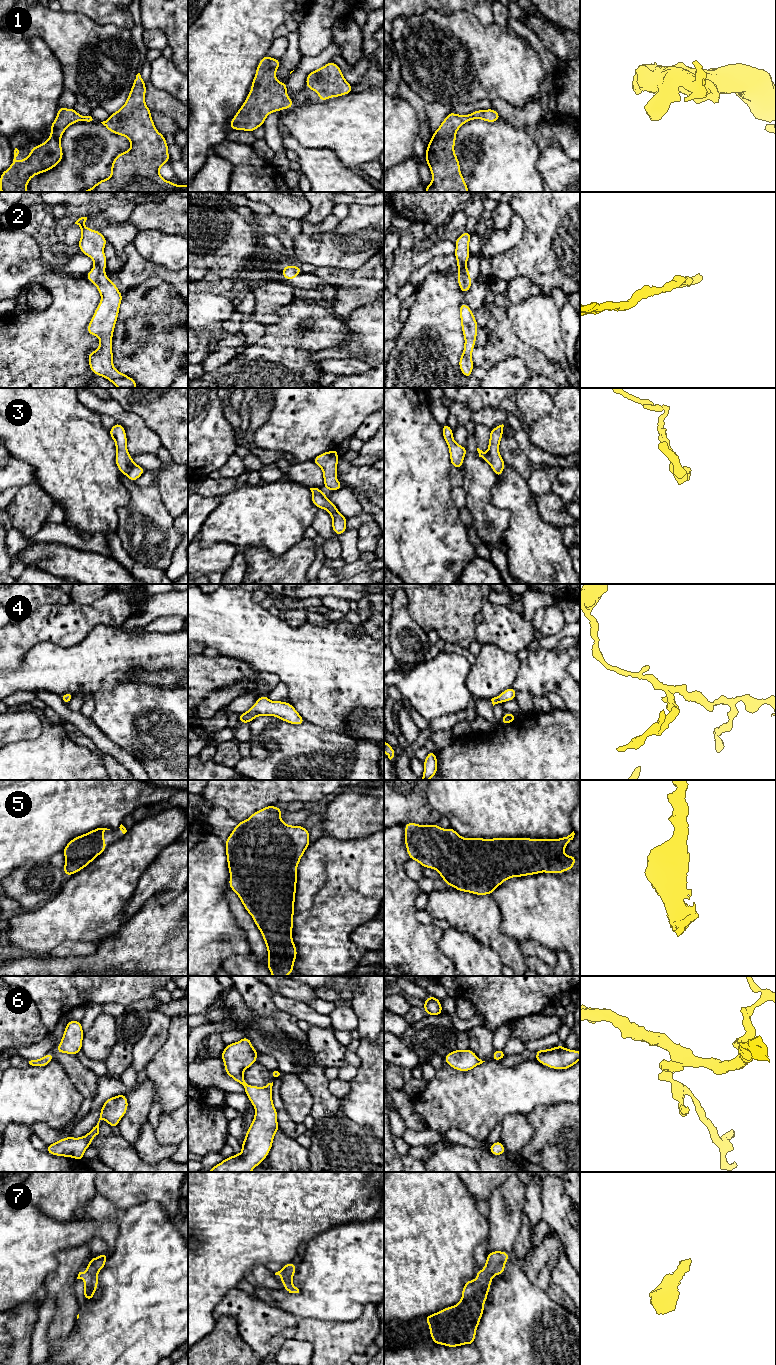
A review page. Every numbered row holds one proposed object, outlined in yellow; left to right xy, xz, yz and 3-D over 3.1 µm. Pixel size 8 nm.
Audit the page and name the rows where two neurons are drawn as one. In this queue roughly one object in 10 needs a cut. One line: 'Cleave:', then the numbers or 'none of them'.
Cleave: none of them

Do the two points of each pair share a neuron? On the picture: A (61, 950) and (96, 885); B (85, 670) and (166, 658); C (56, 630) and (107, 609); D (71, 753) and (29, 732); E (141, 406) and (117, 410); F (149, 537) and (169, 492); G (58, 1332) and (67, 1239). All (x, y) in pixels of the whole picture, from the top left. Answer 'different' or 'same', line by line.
A: different
B: same
C: same
D: different
E: different
F: different
G: different

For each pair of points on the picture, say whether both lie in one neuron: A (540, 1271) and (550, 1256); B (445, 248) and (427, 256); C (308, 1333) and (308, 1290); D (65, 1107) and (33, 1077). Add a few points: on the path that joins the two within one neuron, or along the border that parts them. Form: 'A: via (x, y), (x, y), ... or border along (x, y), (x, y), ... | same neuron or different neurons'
A: via (540, 1267), (546, 1260) | same neuron
B: via (441, 248), (436, 248), (431, 252) | same neuron
C: border along (299, 1319), (313, 1318), (331, 1321) | different neurons
D: via (57, 1101), (41, 1085) | same neuron

